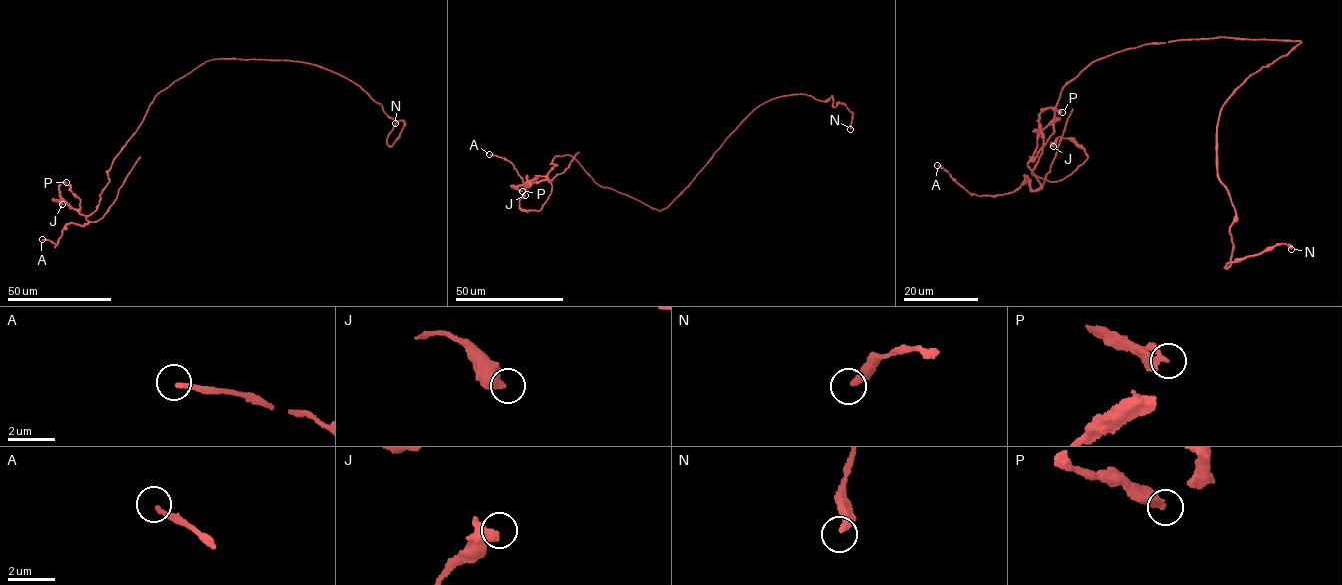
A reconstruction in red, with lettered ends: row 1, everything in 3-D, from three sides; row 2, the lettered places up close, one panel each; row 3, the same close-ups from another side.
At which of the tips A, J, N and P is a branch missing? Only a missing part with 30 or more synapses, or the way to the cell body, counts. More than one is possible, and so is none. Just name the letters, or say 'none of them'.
none of them

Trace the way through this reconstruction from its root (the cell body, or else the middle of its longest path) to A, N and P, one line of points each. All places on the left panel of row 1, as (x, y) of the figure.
A: (191, 71), (155, 96), (114, 159), (109, 182), (87, 223), (68, 224), (56, 246), (42, 239)
N: (191, 71), (215, 59), (309, 63), (355, 83), (381, 105), (395, 120), (389, 146), (404, 122), (395, 123)
P: (191, 71), (155, 96), (114, 159), (94, 212), (81, 215), (67, 204), (58, 188), (66, 182)

